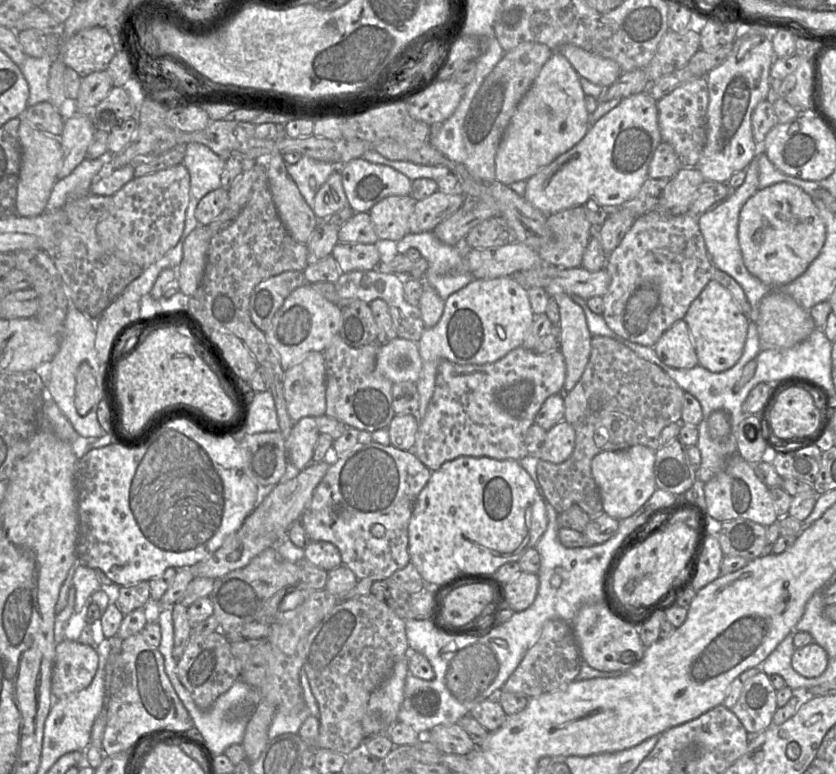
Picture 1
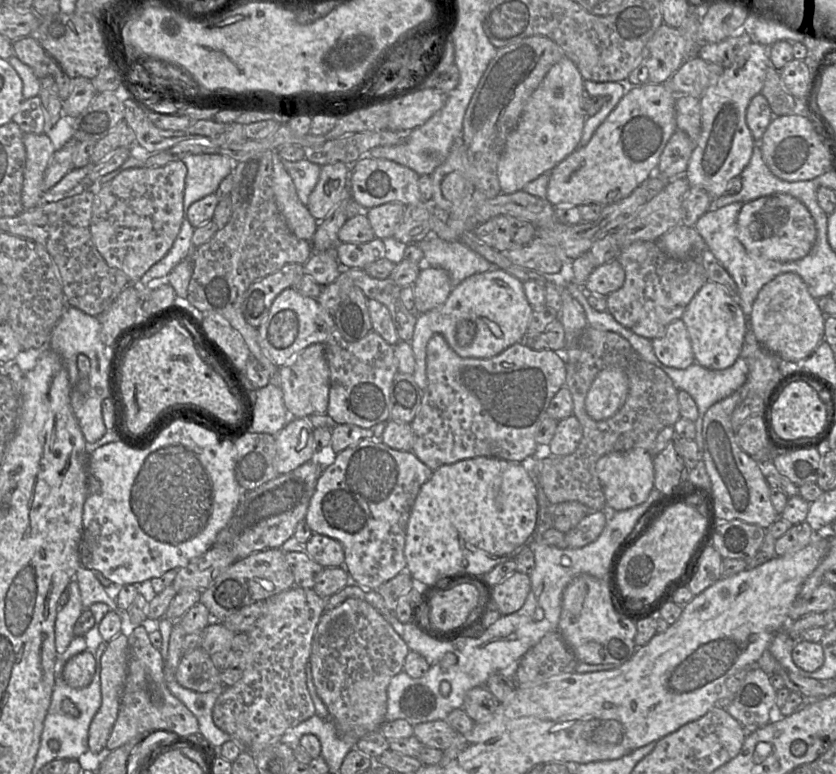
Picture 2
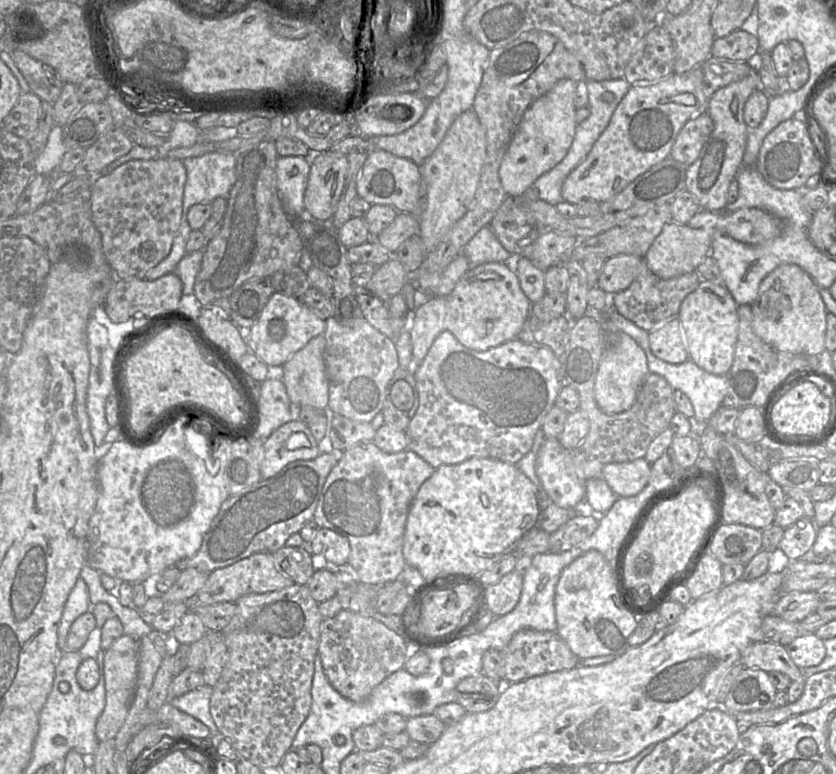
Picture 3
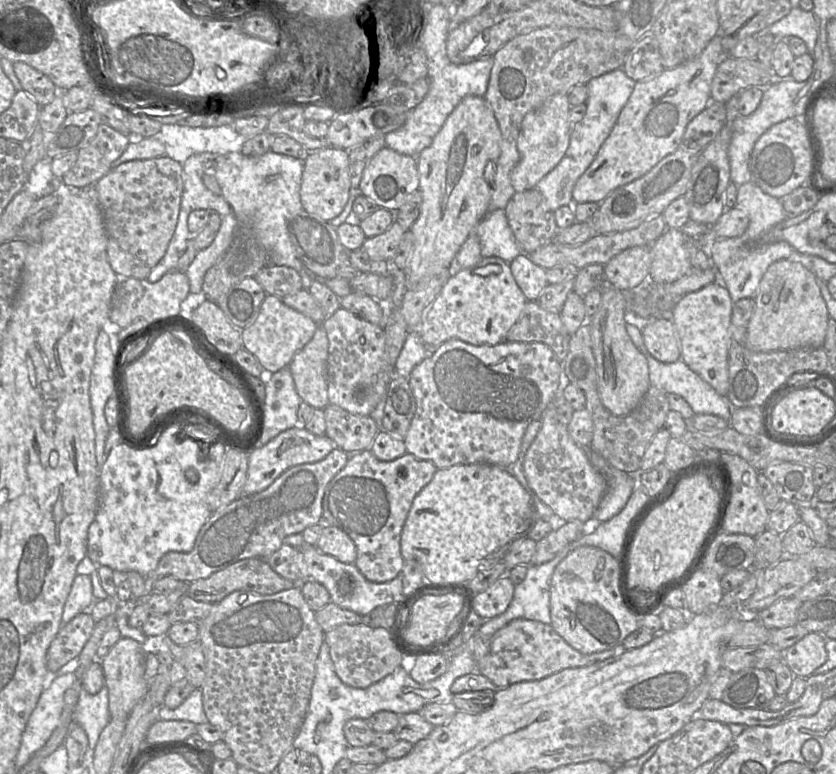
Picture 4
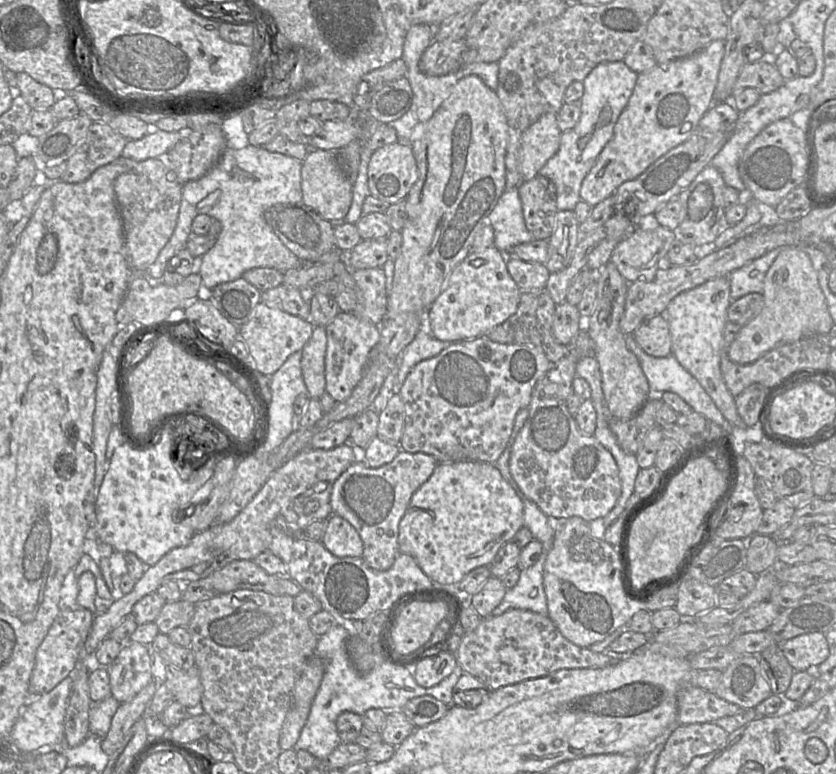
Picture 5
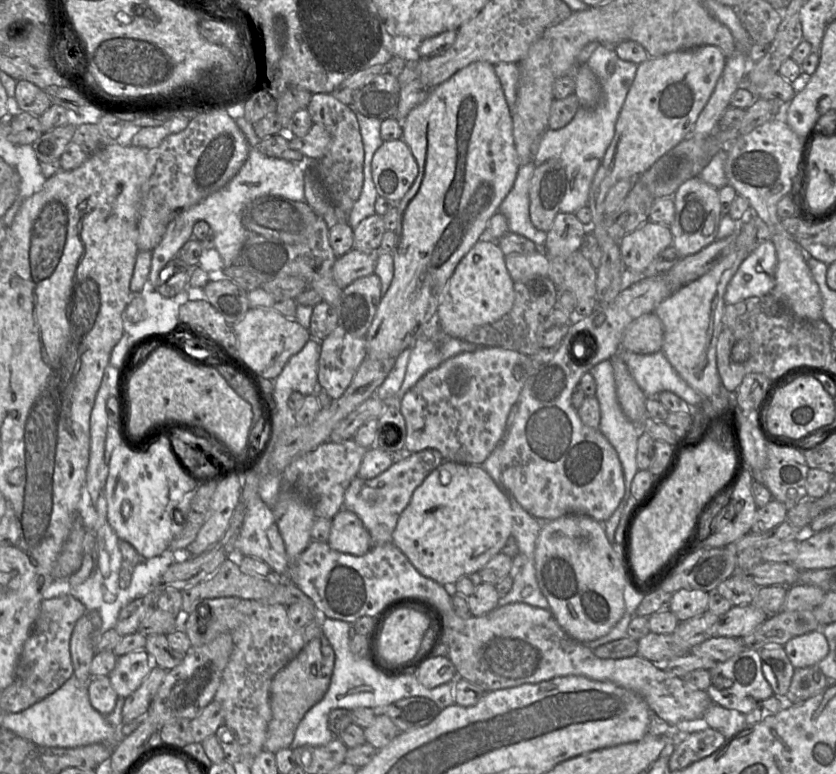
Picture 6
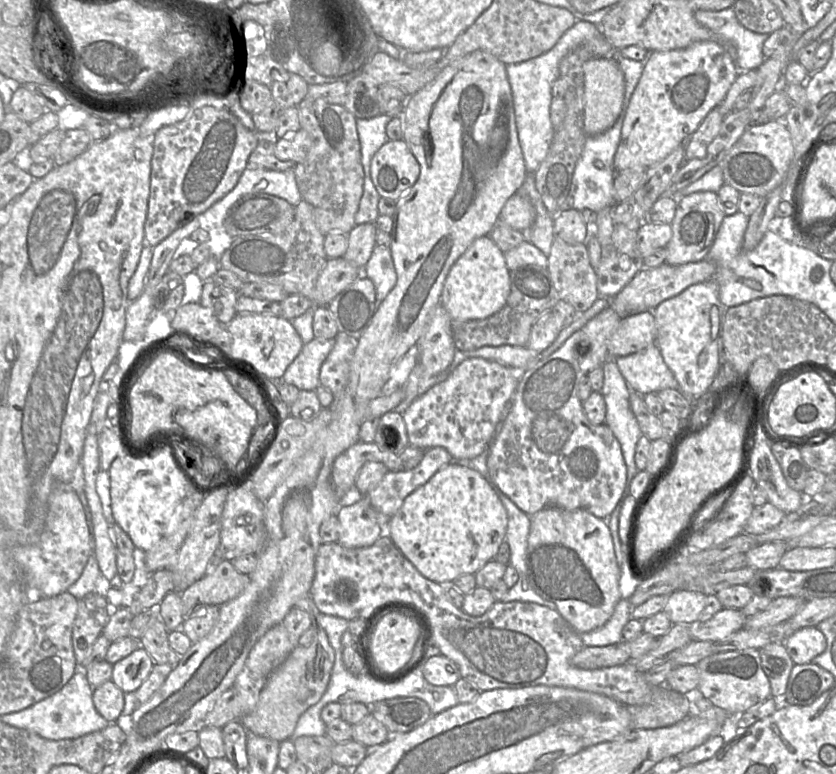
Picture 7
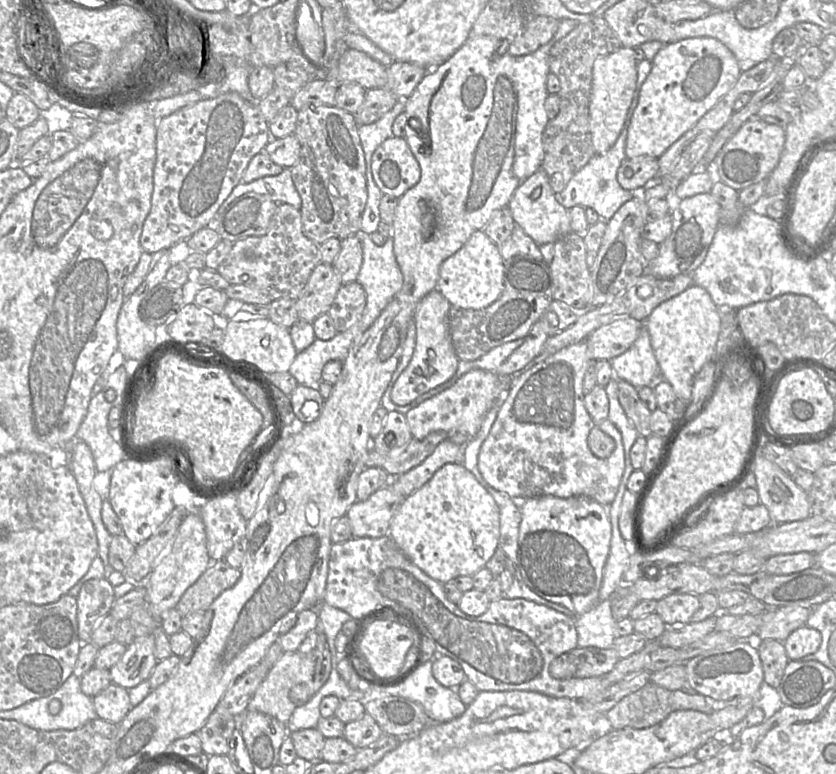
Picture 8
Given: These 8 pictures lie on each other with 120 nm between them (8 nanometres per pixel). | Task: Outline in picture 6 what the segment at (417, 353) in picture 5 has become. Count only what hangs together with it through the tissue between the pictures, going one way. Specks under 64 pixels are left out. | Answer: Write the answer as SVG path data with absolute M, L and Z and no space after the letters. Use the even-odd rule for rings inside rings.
M435 319L428 332L418 337L411 346L402 385L394 396L384 401L385 407L393 405L400 408L404 394L428 371L437 368L441 363L461 352L475 351L479 347L483 346L444 334Z

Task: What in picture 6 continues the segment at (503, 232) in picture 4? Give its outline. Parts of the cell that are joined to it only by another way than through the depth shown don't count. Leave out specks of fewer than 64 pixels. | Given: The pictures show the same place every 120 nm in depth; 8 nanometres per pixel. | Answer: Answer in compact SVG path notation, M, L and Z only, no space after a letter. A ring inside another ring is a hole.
M532 162L520 166L514 185L498 212L507 218L509 233L522 235L532 240L539 249L543 249L547 232L538 230L529 215L529 185L535 168Z

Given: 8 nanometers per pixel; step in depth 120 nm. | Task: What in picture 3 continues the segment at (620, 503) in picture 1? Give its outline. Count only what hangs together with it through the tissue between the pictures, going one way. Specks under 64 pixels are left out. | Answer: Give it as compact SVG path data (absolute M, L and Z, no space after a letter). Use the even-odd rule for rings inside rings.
M639 458L608 463L602 468L601 477L618 498L625 498L639 494L648 485L650 472L651 464L645 458Z

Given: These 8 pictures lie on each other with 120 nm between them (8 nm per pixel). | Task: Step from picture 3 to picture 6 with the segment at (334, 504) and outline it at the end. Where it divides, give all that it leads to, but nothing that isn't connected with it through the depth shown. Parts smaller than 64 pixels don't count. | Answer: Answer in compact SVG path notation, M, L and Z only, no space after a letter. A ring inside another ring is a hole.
M433 448L414 452L410 456L395 461L387 470L371 479L356 476L344 494L344 507L361 519L368 530L372 546L392 542L392 534L398 518L409 504L415 489L444 461L441 453Z

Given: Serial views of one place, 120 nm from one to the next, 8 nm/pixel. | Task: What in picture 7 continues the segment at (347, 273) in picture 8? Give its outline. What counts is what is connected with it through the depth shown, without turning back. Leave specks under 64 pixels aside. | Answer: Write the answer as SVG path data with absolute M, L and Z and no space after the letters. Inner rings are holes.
M375 223L355 225L348 233L348 247L343 257L363 269L377 245L375 238L377 231Z

